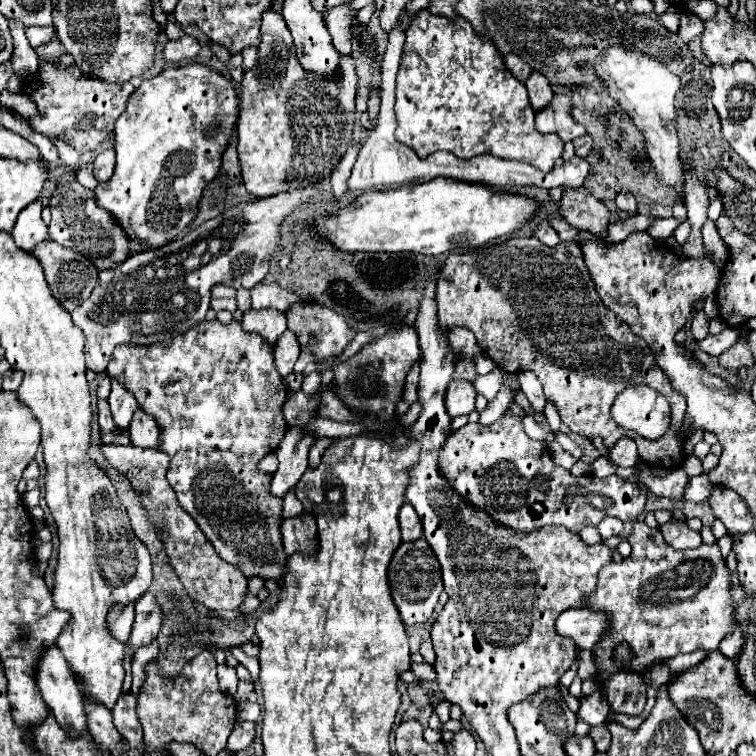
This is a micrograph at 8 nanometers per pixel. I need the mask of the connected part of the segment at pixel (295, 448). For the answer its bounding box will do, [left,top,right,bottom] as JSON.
[270,428,314,498]

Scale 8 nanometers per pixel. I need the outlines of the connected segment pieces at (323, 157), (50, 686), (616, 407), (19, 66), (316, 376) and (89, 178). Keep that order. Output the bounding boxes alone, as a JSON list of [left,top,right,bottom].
[[236,10,358,198],[36,646,88,736],[612,386,670,440],[10,22,38,76],[300,372,332,394],[76,162,98,190]]

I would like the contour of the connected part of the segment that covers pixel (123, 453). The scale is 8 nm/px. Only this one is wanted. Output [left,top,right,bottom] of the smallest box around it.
[100,444,248,610]

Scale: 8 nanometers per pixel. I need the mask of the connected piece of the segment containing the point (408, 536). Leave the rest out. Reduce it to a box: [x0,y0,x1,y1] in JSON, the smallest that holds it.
[400,502,422,542]

